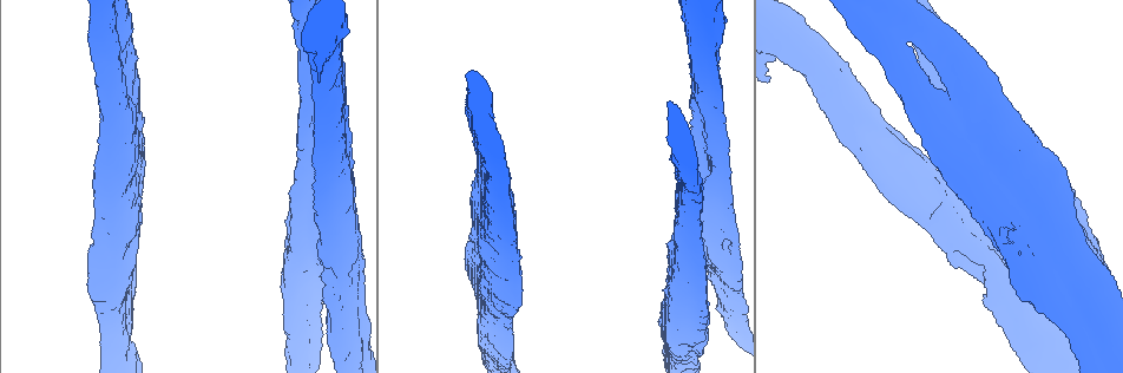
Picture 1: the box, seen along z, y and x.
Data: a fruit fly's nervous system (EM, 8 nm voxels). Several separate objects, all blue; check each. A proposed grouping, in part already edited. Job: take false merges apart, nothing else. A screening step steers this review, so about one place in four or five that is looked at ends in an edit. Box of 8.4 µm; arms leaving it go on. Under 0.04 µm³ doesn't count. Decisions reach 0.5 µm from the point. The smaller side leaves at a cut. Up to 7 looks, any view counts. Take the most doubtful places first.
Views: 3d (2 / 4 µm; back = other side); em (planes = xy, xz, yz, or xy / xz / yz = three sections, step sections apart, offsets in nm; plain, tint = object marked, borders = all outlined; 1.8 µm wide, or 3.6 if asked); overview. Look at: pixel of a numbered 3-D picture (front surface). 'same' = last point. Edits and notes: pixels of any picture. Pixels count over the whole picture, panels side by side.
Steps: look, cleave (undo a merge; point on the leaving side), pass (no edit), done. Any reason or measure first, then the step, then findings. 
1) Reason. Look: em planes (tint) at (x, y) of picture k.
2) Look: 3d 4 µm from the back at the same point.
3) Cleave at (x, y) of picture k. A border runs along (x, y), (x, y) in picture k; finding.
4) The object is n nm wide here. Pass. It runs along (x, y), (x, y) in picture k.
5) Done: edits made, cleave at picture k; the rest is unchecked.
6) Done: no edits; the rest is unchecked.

Touches itself. Look: 3d 4 µm at (995, 238) of picture 1.

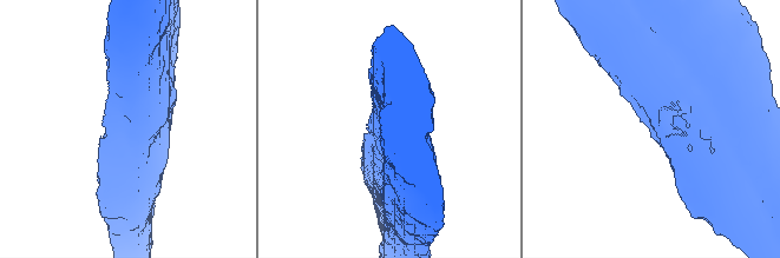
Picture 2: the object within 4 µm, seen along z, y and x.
Now the EM. Look: em planes (borders) at (113, 124) of picture 2.

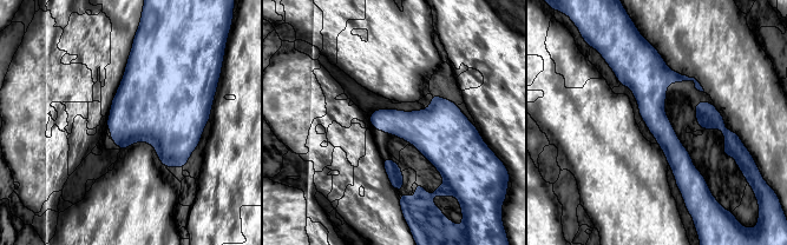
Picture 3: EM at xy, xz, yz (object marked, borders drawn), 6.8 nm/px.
The object is 180 nm wide here. Pass. It runs along (653, 52), (653, 113), (683, 189) in picture 3; all the same cell.

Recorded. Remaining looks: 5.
Look: em 3.6 µm planes (plain) at (1067, 274) of picture 1.

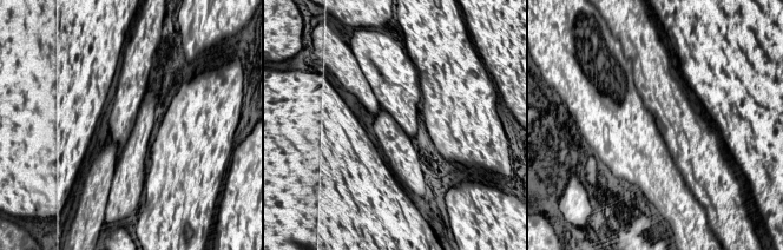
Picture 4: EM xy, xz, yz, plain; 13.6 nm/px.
Look: em 3.6 µm planes (borders) at the same point.

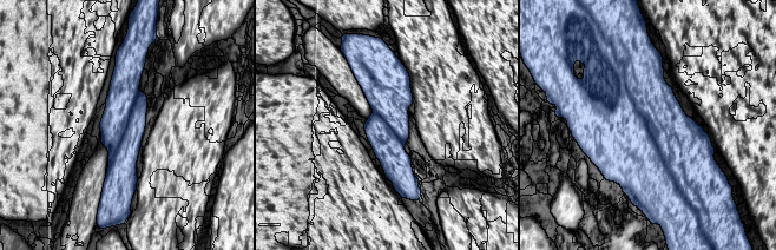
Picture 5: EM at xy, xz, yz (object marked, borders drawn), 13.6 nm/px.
Cleave at (664, 123) of picture 5. A border runs along (629, 93), (665, 165) in picture 5; two cells meet here.

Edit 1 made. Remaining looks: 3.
Closes a loop. Look: em 3.6 µm xy step 8 (tint) at (883, 193) of picture 1.

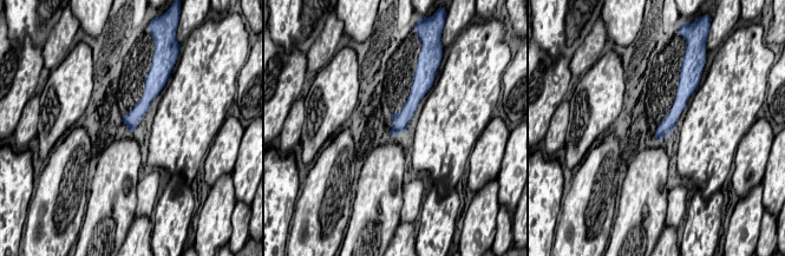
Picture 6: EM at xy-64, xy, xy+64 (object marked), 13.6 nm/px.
Pass. It runs along (679, 102), (673, 117), (658, 137) in picture 6; continuous, no second cell.

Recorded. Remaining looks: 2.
Done: edits made, cleave at picture 5; the rest is unchecked.

